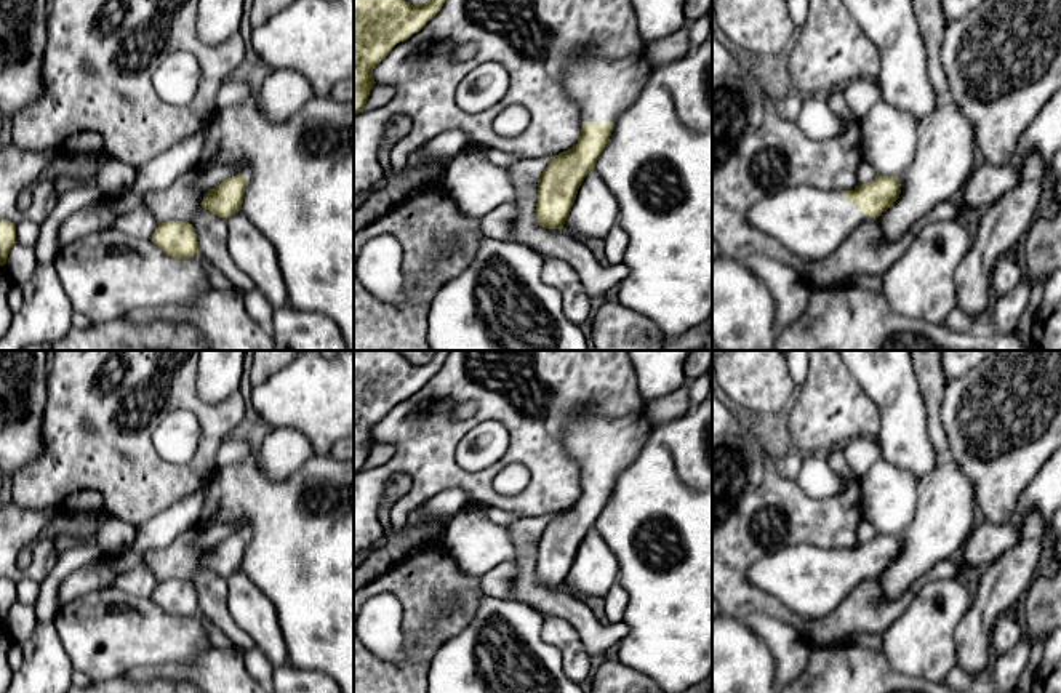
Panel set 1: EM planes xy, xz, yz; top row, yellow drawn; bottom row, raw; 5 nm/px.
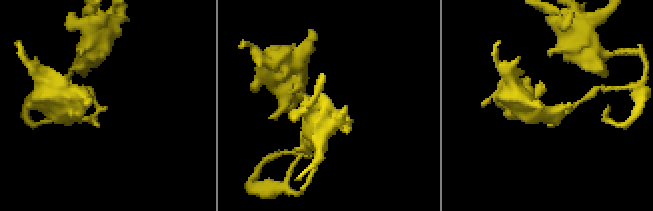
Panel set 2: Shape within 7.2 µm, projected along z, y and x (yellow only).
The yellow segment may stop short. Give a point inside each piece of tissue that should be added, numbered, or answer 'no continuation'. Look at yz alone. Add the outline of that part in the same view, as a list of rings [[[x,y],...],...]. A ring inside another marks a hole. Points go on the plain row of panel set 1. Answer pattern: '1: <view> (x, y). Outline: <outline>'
1: yz (807, 580). Outline: [[[797,544],[781,547],[749,568],[749,583],[757,589],[775,597],[795,616],[813,621],[818,615],[829,615],[850,592],[864,579],[866,575],[859,565],[842,557],[839,549],[823,549],[813,544]]]

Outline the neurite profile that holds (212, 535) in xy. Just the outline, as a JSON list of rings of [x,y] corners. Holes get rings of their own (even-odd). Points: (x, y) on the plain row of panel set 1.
[[[242,520],[210,525],[200,531],[197,544],[210,549],[224,541],[226,538],[240,533],[243,527],[245,523]]]

